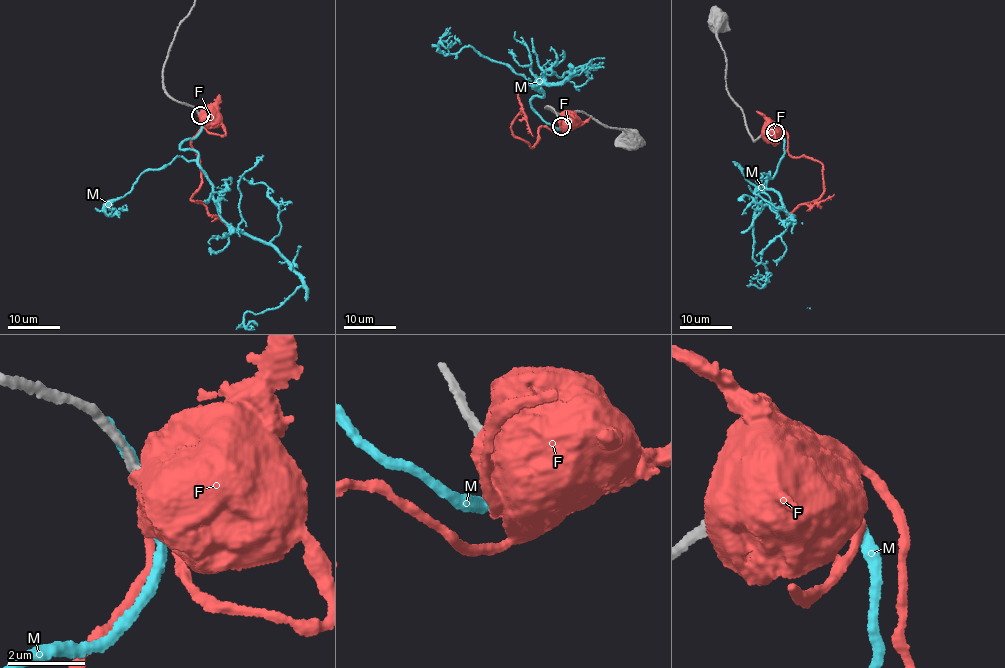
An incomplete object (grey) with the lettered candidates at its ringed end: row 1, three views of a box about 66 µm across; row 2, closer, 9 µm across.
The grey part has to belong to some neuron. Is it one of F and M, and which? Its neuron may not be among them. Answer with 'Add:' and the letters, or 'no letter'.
Add: no letter

